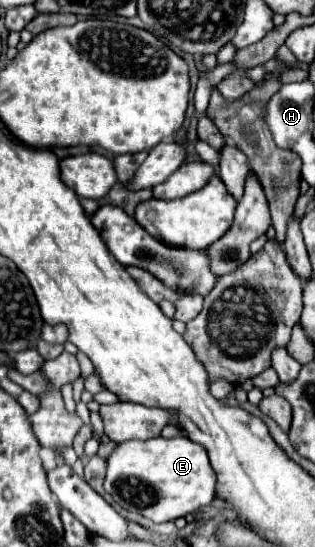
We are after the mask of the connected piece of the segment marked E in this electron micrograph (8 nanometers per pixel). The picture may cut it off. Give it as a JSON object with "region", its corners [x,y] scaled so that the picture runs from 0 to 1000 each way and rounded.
{"region":[[[584,795],[546,803],[483,799],[463,806],[413,803],[368,814],[337,839],[330,894],[387,931],[444,938],[489,956],[521,956],[660,923],[686,901],[686,865],[654,821]]]}

